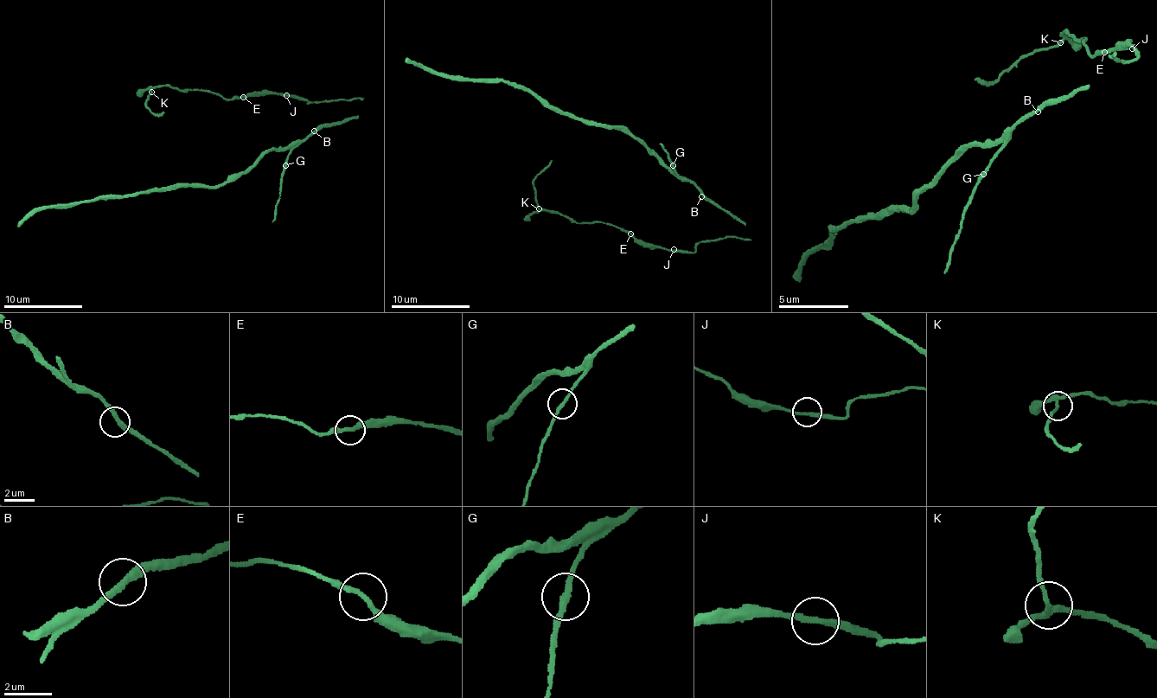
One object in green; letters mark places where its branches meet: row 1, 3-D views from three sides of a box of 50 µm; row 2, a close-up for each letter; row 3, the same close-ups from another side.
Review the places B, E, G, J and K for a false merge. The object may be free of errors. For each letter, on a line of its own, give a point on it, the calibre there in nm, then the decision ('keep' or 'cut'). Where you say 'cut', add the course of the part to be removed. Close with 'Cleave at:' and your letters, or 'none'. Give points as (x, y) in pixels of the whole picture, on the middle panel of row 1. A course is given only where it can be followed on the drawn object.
B: (701, 196) | 300 nm | keep
E: (630, 233) | 220 nm | keep
G: (673, 165) | 240 nm | keep
J: (674, 249) | 220 nm | keep
K: (539, 208) | 200 nm | cut | (538, 208), (534, 178), (552, 161)
Cleave at: K

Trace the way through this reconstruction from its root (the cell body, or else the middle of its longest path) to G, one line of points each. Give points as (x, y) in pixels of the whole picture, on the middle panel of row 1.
G: (703, 194), (692, 182), (684, 180), (672, 164)

